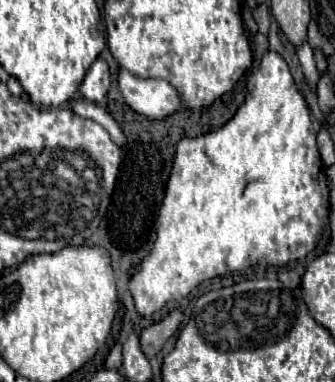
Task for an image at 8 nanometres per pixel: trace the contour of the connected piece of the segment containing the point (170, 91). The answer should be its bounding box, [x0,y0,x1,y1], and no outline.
[118,70,182,120]

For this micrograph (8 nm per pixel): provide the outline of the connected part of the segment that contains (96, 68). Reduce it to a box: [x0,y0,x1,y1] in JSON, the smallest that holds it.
[80,58,112,102]

